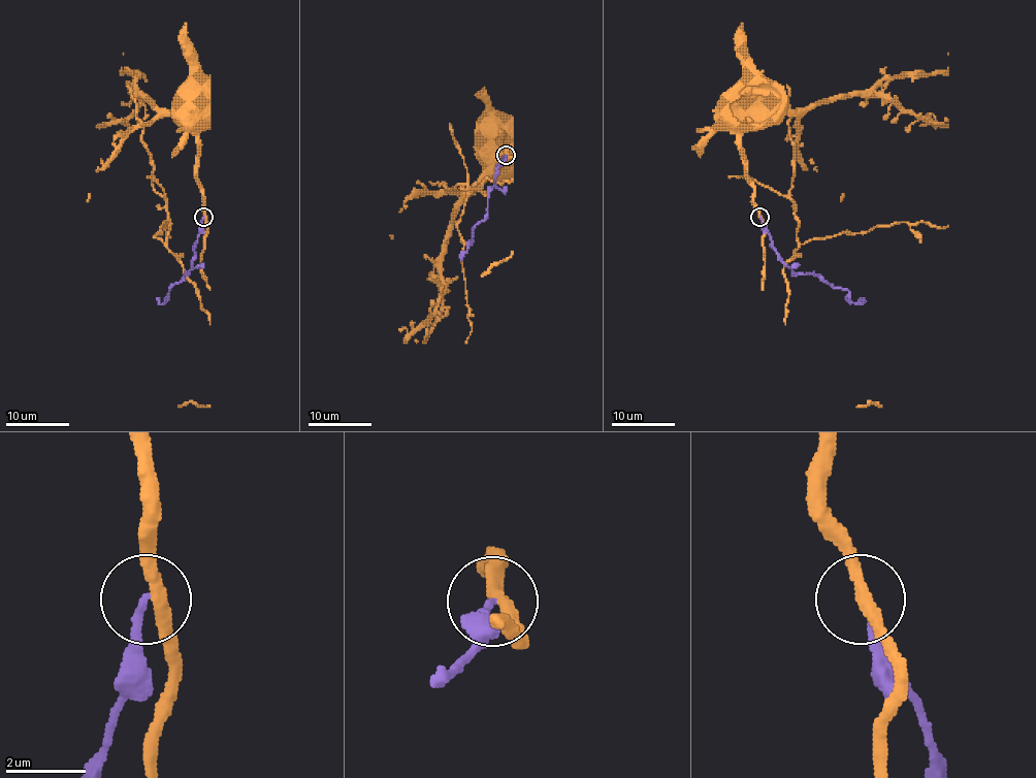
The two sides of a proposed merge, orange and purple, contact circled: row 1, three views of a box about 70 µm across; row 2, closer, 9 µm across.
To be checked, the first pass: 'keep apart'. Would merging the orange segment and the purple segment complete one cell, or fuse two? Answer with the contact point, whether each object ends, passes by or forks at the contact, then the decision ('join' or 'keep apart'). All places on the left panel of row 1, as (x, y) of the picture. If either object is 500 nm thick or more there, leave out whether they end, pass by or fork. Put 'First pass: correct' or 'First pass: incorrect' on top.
First pass: correct
at (203, 217); orange passes by; purple ends there; keep apart

